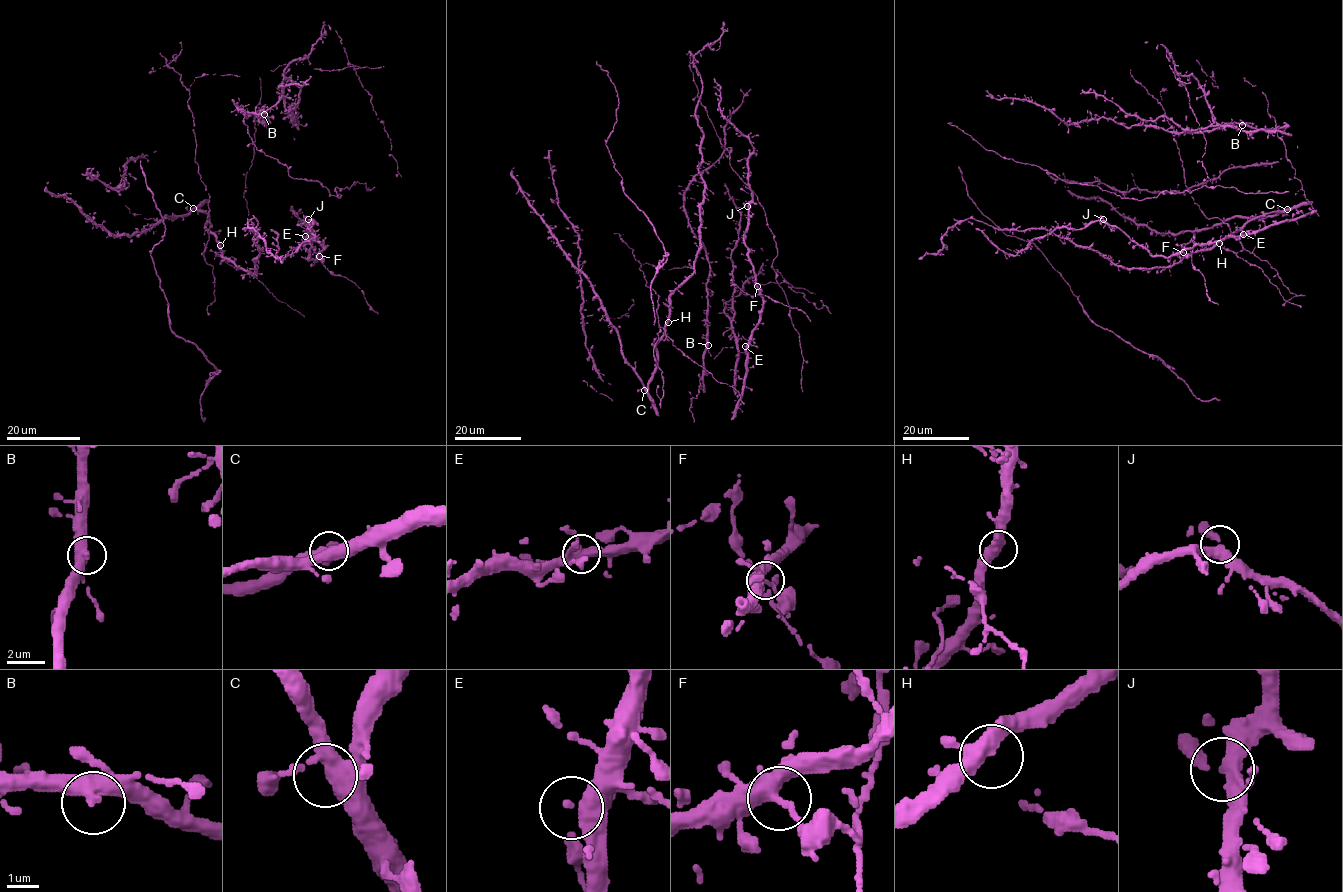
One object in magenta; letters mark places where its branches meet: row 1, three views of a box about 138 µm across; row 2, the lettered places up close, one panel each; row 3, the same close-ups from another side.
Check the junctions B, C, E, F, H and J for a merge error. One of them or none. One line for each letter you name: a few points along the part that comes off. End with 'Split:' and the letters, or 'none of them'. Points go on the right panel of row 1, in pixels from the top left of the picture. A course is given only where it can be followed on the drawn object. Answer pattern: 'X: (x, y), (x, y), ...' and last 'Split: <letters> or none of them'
F: (1183, 253), (1189, 255), (1193, 267), (1203, 275), (1209, 300), (1218, 304)
Split: F

